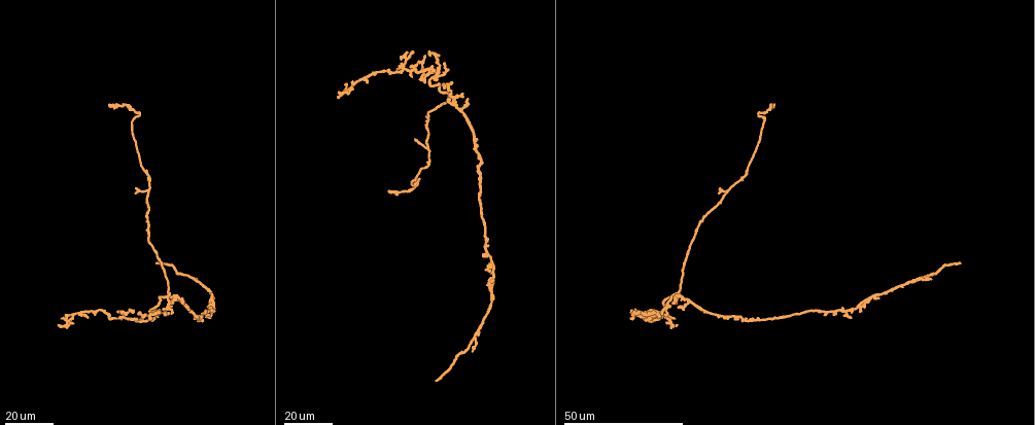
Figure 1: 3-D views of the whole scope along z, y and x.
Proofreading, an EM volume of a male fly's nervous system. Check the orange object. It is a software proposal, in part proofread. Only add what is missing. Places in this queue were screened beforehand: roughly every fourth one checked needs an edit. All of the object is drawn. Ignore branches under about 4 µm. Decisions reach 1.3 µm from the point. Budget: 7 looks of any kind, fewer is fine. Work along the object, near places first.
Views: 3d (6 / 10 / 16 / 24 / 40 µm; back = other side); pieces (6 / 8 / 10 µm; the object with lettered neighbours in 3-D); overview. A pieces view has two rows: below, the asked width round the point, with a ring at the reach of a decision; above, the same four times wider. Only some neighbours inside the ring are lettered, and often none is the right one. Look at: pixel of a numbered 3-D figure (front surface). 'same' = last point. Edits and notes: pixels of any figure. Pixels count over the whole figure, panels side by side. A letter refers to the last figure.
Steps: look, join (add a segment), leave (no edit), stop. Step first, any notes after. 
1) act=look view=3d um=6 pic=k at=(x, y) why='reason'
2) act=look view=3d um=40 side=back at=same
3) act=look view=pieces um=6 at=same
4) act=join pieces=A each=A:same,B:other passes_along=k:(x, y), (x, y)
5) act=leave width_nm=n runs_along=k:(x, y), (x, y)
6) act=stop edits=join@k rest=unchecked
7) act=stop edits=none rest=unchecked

act=look view=3d um=24 pic=1 at=(482, 254) why='branch stops here'

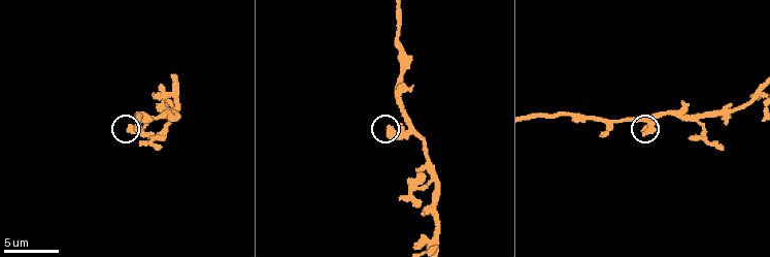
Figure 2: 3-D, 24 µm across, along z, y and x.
act=look view=pieces um=6 pic=2 at=(645, 128)

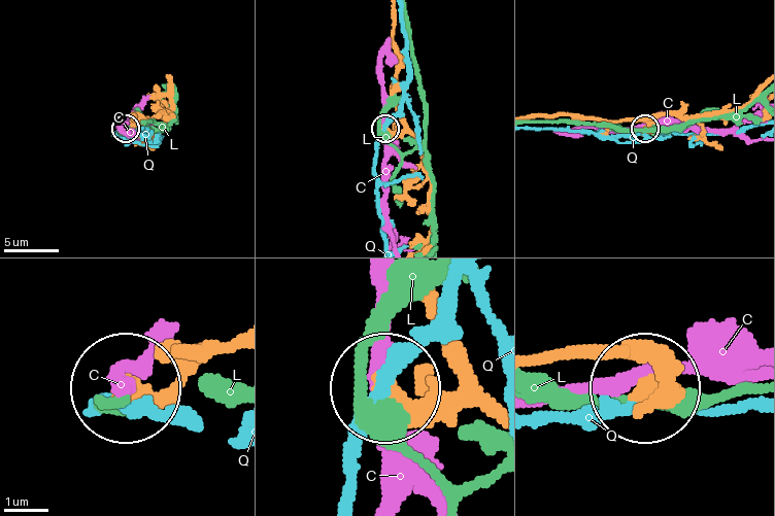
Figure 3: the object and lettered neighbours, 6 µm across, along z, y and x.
act=leave width_nm=450 each=C:other,L:other,Q:other runs_along=3:(542, 354), (642, 357), (661, 376), (653, 399), (645, 390) found='none of them fits'

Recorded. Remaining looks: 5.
act=look view=3d um=24 pic=1 at=(157, 264) why='end of a long branch'

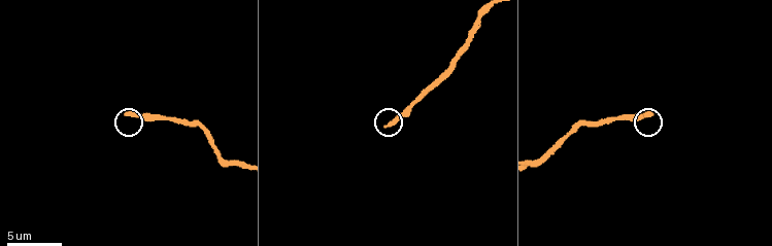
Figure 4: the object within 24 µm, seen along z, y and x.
act=look view=pieces um=10 pic=4 at=(386, 127) why='see the neighbours'

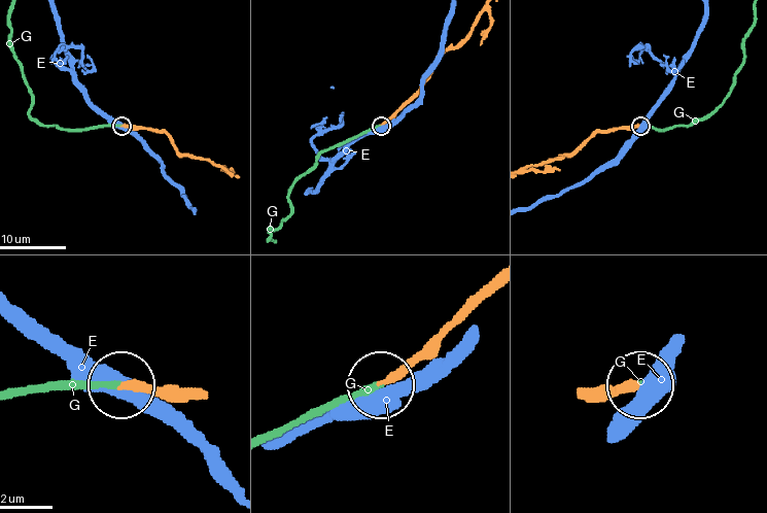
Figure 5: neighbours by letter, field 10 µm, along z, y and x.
act=join pieces=G each=E:other,G:same passes_along=5:(398, 108), (381, 125), (322, 150), (291, 189) found='the neuron continues'

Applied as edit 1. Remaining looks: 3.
act=look view=overview

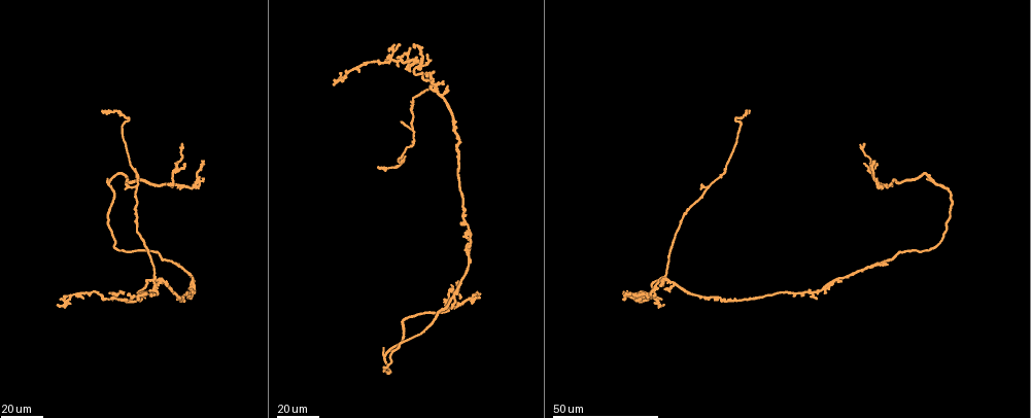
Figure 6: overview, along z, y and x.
act=look view=3d um=24 pic=6 at=(401, 121) why='tapers out'

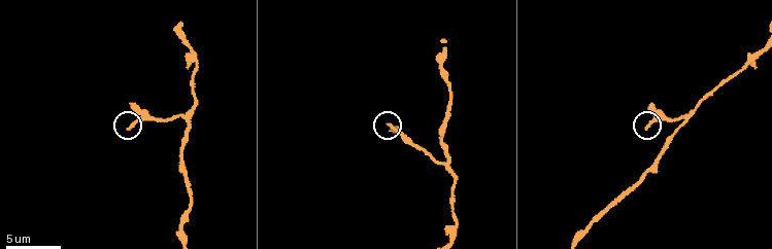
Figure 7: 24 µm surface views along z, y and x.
act=look view=pieces um=6 pic=7 at=(389, 126) why='what lies round it'

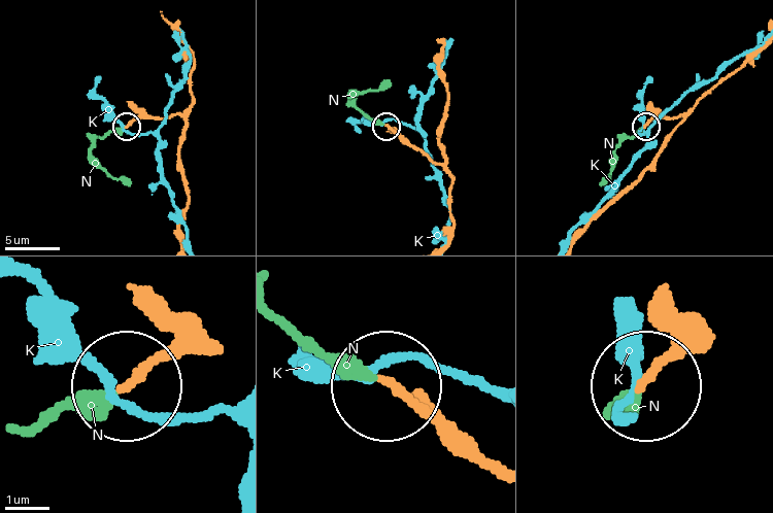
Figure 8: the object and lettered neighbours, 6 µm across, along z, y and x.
act=join pieces=N each=K:other,N:same found='the neuron continues'

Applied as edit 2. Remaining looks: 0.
act=stop edits=join@5,join@8 rest=unchecked

